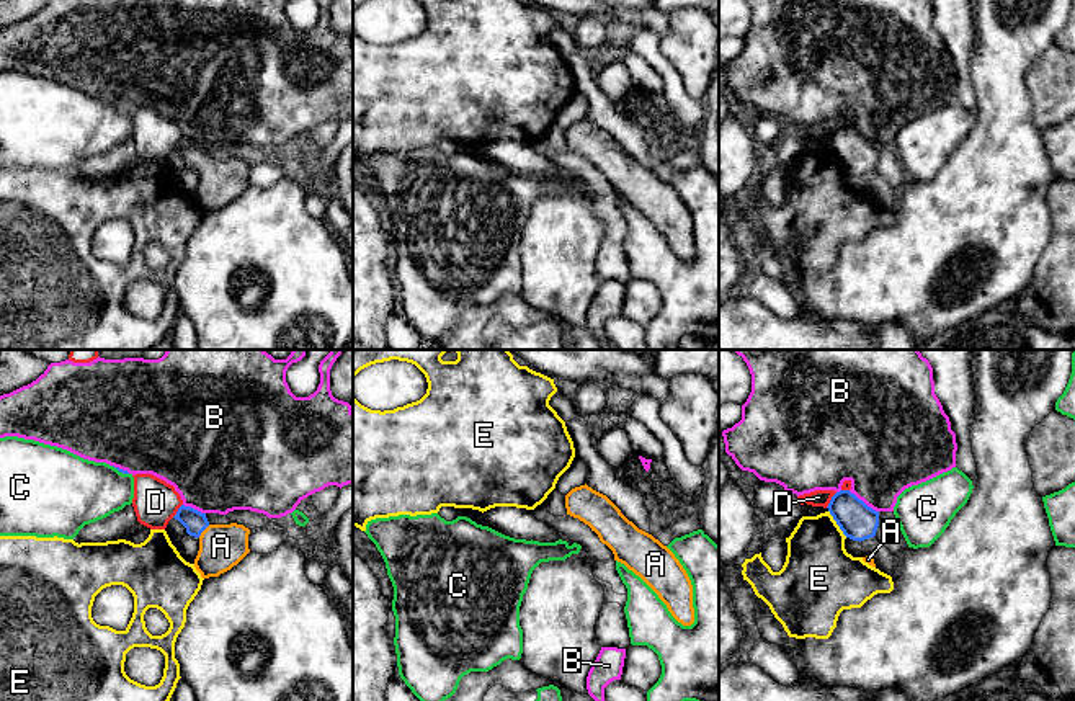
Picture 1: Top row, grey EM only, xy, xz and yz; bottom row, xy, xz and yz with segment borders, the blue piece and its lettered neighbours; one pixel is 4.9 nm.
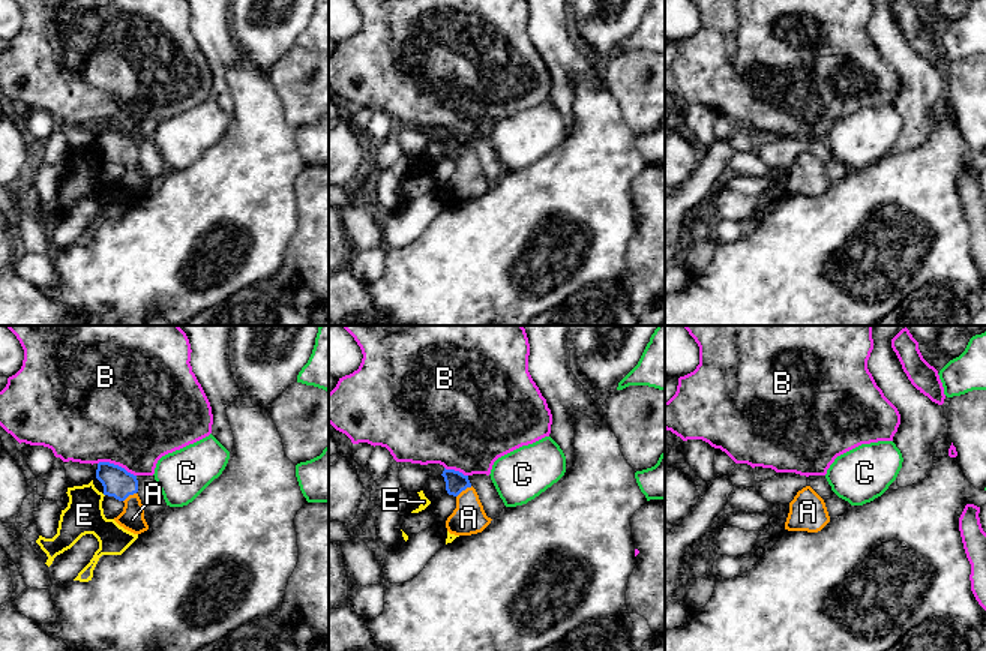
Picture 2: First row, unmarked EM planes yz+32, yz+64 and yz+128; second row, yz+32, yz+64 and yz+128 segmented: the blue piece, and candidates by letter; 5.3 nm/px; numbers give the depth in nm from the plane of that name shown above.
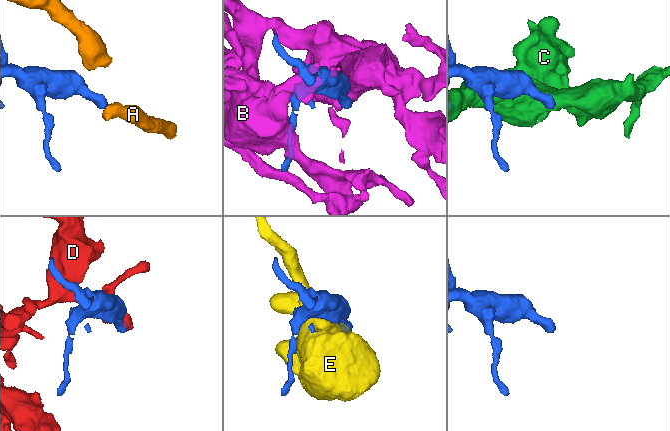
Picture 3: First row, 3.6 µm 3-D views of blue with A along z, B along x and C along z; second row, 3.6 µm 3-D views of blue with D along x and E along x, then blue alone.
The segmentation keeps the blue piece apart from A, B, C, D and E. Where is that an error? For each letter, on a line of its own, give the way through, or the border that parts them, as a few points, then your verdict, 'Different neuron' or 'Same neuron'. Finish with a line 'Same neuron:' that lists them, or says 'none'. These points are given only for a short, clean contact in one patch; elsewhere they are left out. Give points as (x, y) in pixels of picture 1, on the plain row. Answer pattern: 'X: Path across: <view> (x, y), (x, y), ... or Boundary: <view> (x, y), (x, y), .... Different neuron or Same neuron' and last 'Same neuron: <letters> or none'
A: Path across: xy (195, 156), (203, 164), (221, 180). Same neuron
B: Different neuron
C: Different neuron
D: Different neuron
E: Different neuron
Same neuron: A

